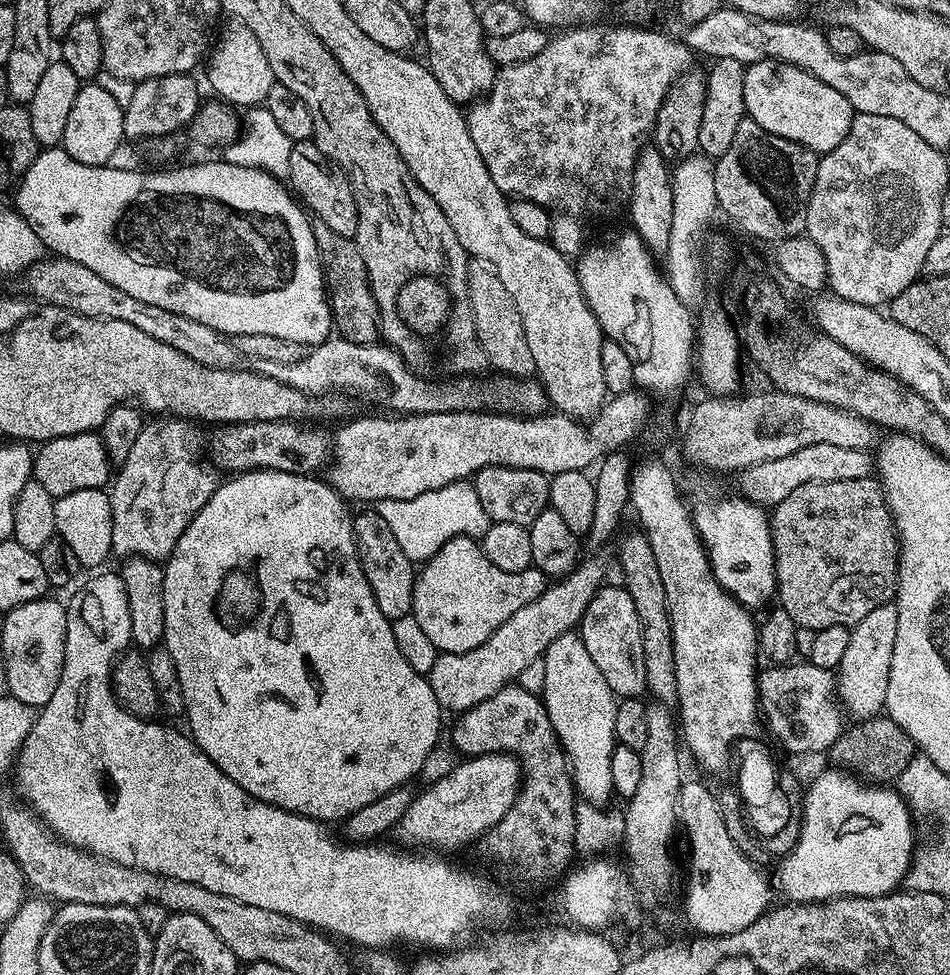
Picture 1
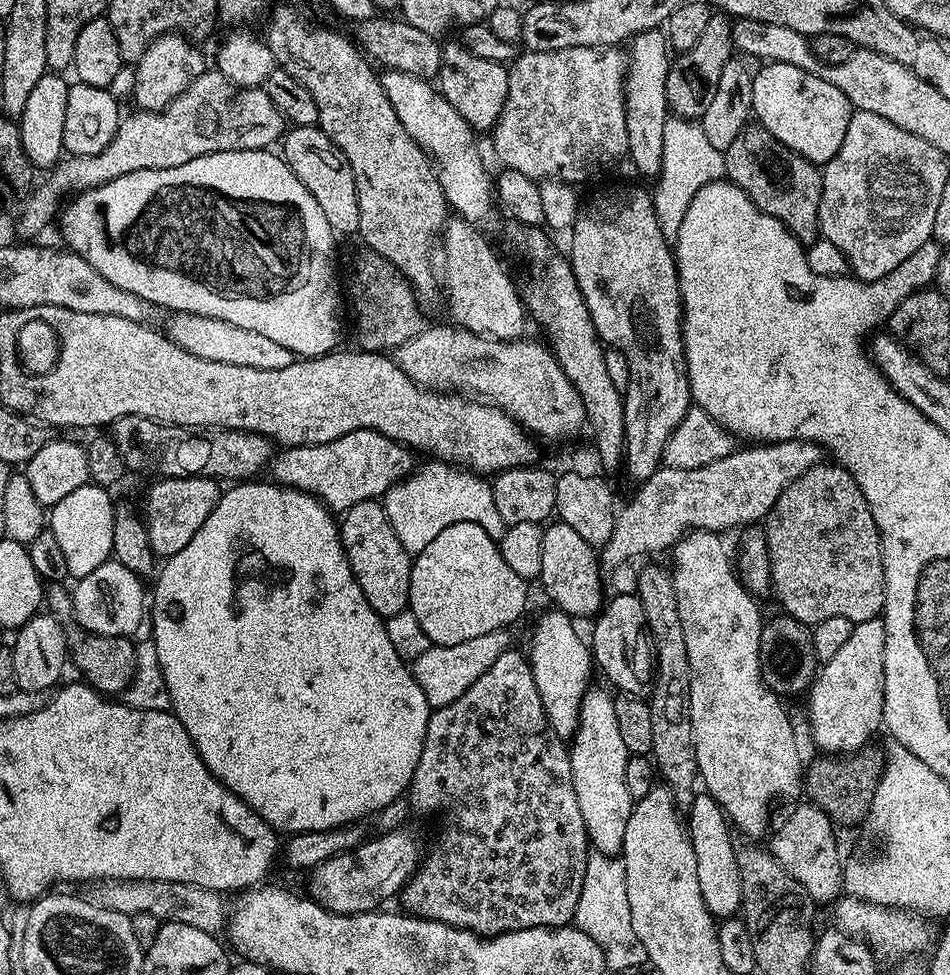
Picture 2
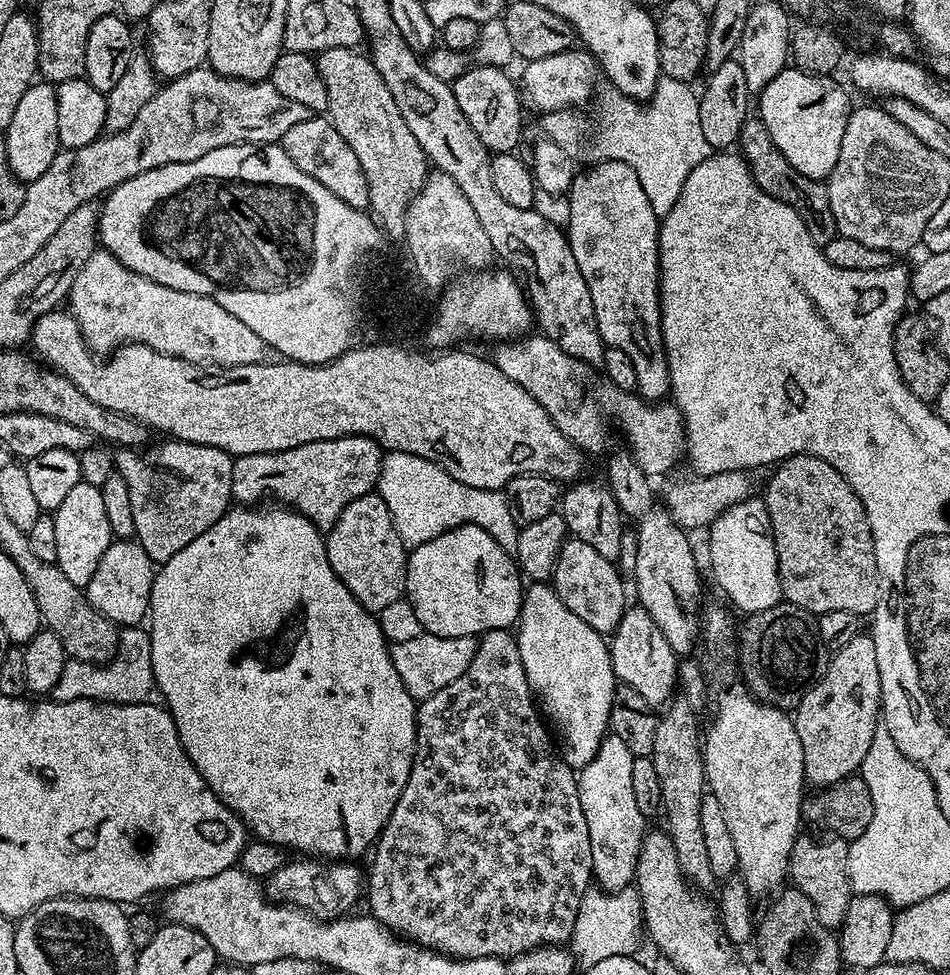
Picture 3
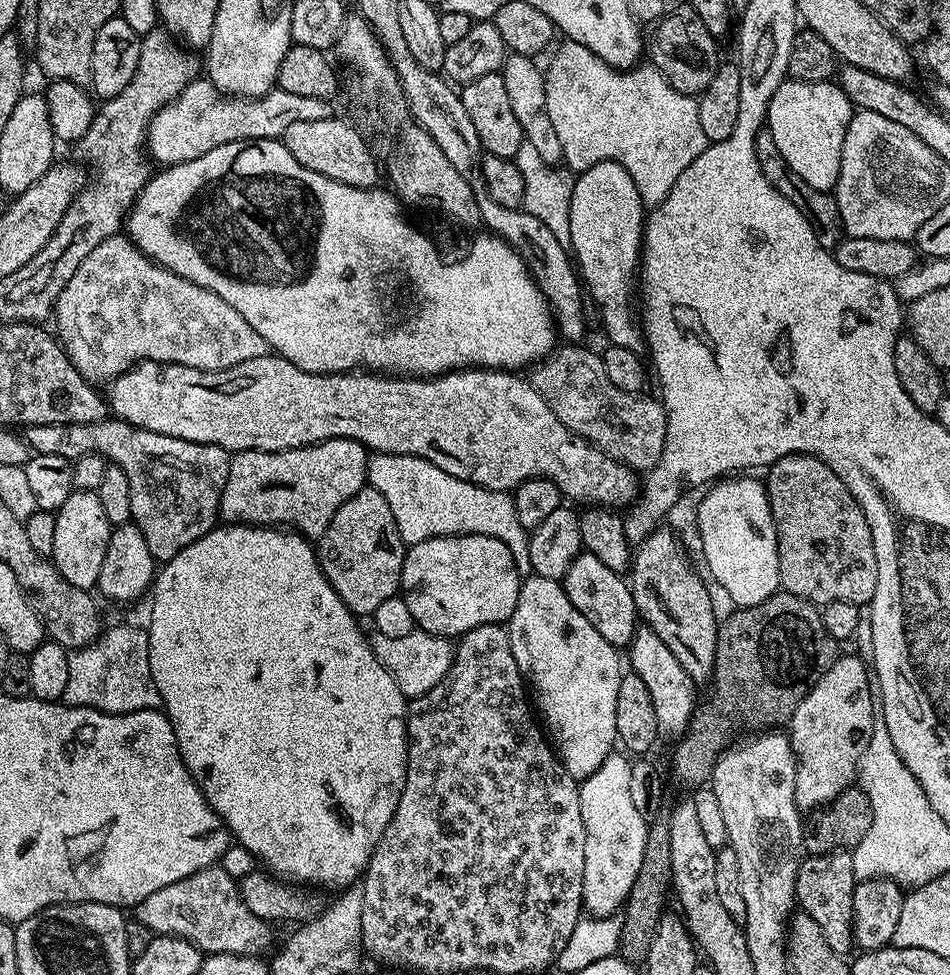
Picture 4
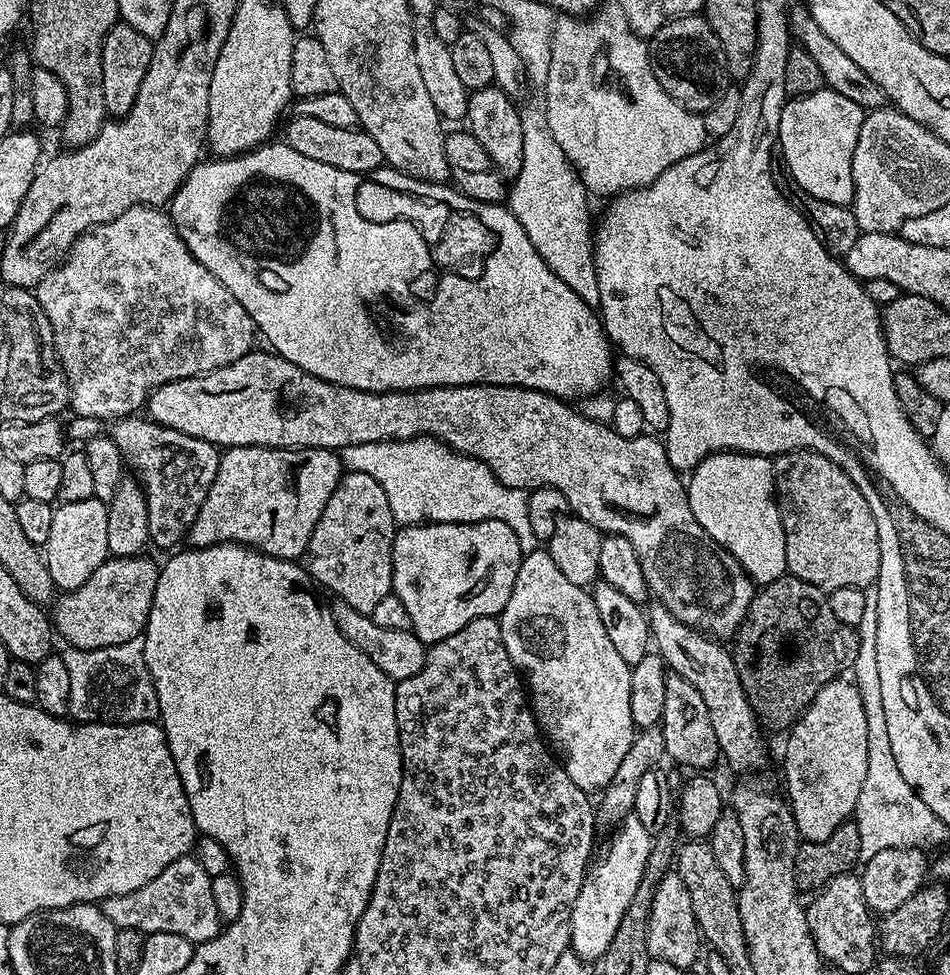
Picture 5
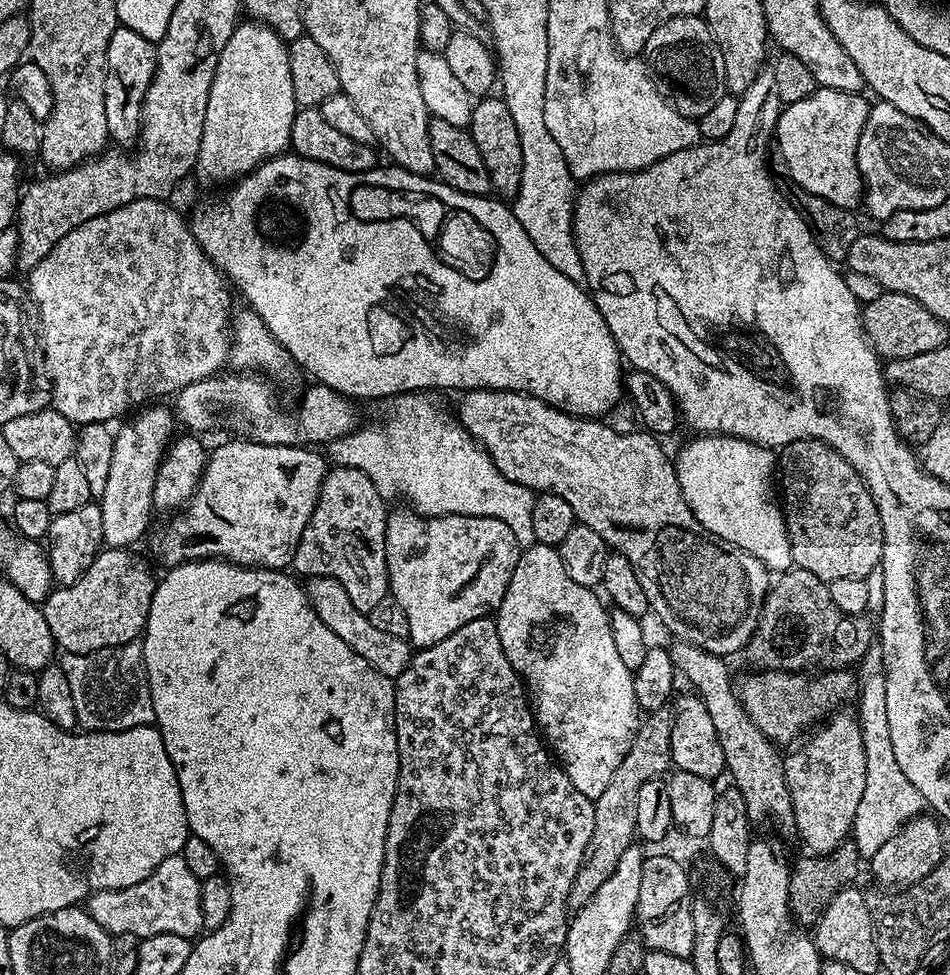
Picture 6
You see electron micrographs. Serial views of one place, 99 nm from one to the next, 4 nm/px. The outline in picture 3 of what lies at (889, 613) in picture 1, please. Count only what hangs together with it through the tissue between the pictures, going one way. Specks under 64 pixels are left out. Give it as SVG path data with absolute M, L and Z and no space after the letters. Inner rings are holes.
M861 634L855 636L851 642L846 642L846 646L831 653L816 685L806 693L800 705L794 710L796 733L802 742L805 781L813 789L821 790L859 773L862 758L866 758L866 750L870 750L870 738L874 738L874 730L881 720L878 654L874 654L871 635Z

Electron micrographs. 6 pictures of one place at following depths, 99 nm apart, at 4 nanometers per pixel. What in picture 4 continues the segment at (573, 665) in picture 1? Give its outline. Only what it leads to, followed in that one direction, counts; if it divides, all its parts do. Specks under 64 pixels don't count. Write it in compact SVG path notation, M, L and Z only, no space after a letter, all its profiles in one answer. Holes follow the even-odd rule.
M613 754L579 785L582 826L586 830L583 911L592 918L615 917L627 901L638 870L642 870L642 850L646 850L650 824L644 821L645 813L634 806L630 794L632 765L631 759Z

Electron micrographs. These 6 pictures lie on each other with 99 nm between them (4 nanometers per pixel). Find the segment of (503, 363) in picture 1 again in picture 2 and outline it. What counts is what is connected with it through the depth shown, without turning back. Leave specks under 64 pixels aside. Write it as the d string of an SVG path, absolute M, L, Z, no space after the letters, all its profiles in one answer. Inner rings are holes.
M452 218L445 223L442 229L442 240L444 236L444 288L448 296L448 312L453 316L455 323L459 327L466 329L467 332L474 332L479 336L486 336L489 340L518 340L525 335L524 332L524 320L526 321L526 309L524 307L524 302L522 299L521 289L518 284L512 281L512 276L510 273L504 269L504 264L502 261L496 257L496 252L494 249L488 245L487 240L484 238L483 234L479 232L477 225L471 220L461 220L459 218Z

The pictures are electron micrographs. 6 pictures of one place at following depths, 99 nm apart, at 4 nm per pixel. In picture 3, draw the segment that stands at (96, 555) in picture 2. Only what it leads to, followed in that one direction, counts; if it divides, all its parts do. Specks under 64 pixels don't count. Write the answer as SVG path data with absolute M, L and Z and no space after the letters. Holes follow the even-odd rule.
M84 481L79 482L70 490L62 505L56 509L53 520L58 547L56 564L74 585L89 587L94 571L100 567L102 554L108 552L114 538L100 488L90 486Z

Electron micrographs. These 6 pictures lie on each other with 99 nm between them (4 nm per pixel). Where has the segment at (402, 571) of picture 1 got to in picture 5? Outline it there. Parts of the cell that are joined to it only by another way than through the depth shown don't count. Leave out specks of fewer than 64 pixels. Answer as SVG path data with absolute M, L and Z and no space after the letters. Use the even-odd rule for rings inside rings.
M349 471L341 477L339 487L328 499L326 510L322 512L318 526L314 528L306 553L307 571L319 587L321 584L322 587L329 588L337 596L337 601L370 614L374 606L378 606L378 602L382 602L382 598L392 592L392 547L397 531L398 525L390 510L390 498L386 496L386 490L382 490L382 486L378 486L378 482L370 478L370 474Z

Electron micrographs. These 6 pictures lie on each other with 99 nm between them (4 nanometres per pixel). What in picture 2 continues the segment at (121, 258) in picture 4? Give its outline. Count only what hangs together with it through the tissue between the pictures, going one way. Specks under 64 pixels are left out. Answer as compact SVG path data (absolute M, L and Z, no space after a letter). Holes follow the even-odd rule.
M177 312L171 319L172 325L166 328L170 339L182 346L182 350L210 362L254 366L254 370L282 370L298 359L296 353L286 350L286 346L265 338L263 334L258 334L258 330L242 330L242 326L234 326L234 322L199 316L193 312Z

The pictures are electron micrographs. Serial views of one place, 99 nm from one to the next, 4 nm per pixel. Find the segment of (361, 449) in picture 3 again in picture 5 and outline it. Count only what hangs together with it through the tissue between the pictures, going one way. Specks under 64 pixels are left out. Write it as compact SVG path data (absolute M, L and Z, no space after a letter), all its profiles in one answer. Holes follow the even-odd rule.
M230 448L220 457L220 473L216 475L216 481L208 492L208 497L199 518L192 527L190 533L190 544L193 548L208 548L212 544L226 544L237 542L249 546L255 546L265 552L272 553L283 560L296 560L303 557L308 551L308 543L314 534L314 528L318 526L318 520L322 518L322 512L326 510L328 499L332 497L340 485L342 477L342 460L333 449L330 448Z

